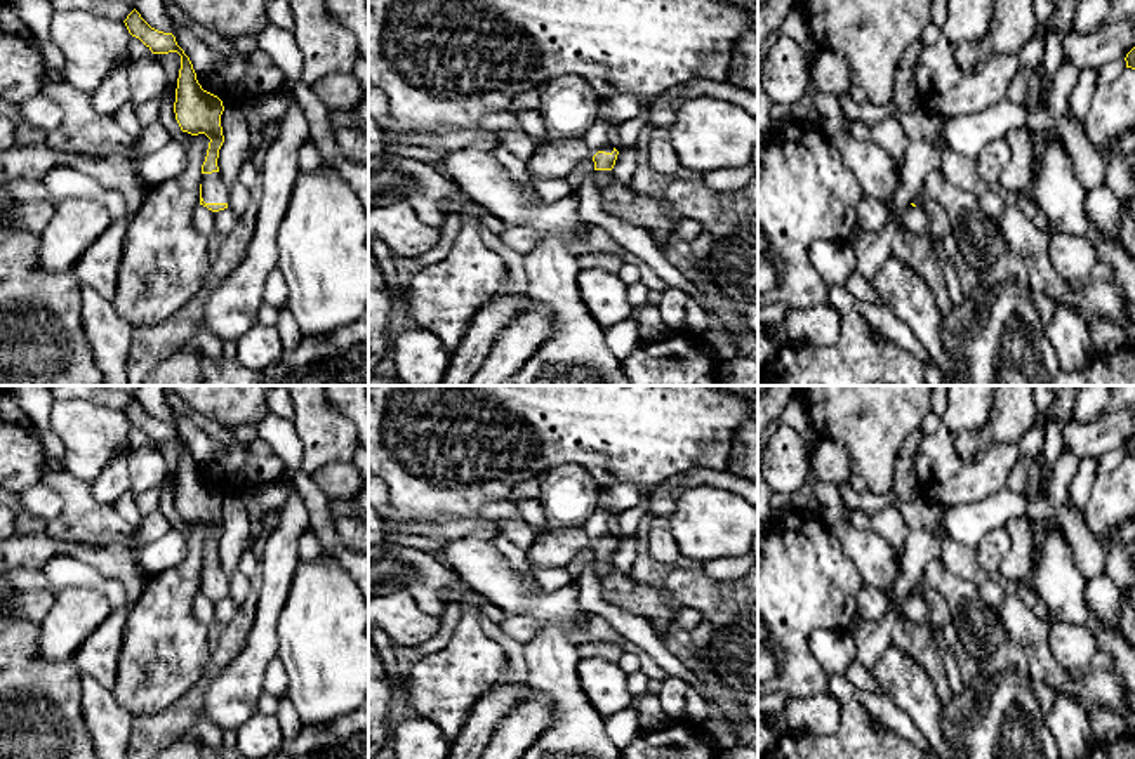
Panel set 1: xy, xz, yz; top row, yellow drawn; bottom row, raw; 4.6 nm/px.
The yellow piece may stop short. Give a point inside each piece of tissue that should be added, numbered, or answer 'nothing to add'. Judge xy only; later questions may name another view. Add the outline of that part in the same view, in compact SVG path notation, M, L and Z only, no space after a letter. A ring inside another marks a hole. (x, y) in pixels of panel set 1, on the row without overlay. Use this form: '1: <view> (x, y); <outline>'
1: xy (212, 579); M219 561L202 563L202 587L205 592L228 592L228 582Z

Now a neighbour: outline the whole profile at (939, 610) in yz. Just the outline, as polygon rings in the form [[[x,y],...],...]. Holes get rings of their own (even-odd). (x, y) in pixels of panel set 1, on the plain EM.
[[[916,582],[913,592],[930,606],[932,625],[940,627],[944,624],[952,624],[949,604],[939,591]]]

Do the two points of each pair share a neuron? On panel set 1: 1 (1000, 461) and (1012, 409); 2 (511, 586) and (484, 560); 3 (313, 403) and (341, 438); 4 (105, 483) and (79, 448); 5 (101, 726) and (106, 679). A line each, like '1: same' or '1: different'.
1: different
2: same
3: same
4: different
5: different

